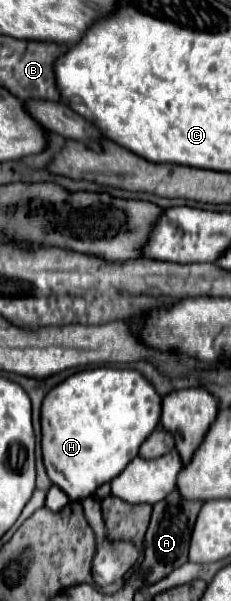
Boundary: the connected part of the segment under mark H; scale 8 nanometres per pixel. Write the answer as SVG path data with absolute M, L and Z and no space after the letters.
M92 368L72 374L58 386L54 386L42 402L42 456L46 474L52 484L60 486L70 500L84 500L96 492L98 486L110 482L126 464L136 458L140 444L152 434L160 422L162 398L154 386L134 370L116 368Z

